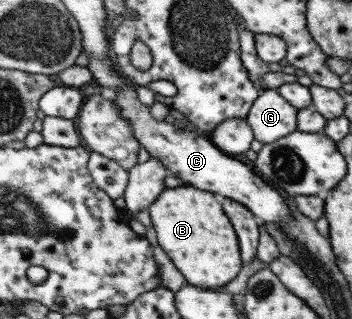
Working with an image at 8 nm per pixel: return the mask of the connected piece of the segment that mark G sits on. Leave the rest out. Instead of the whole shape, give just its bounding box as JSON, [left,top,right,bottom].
[244,89,296,144]

